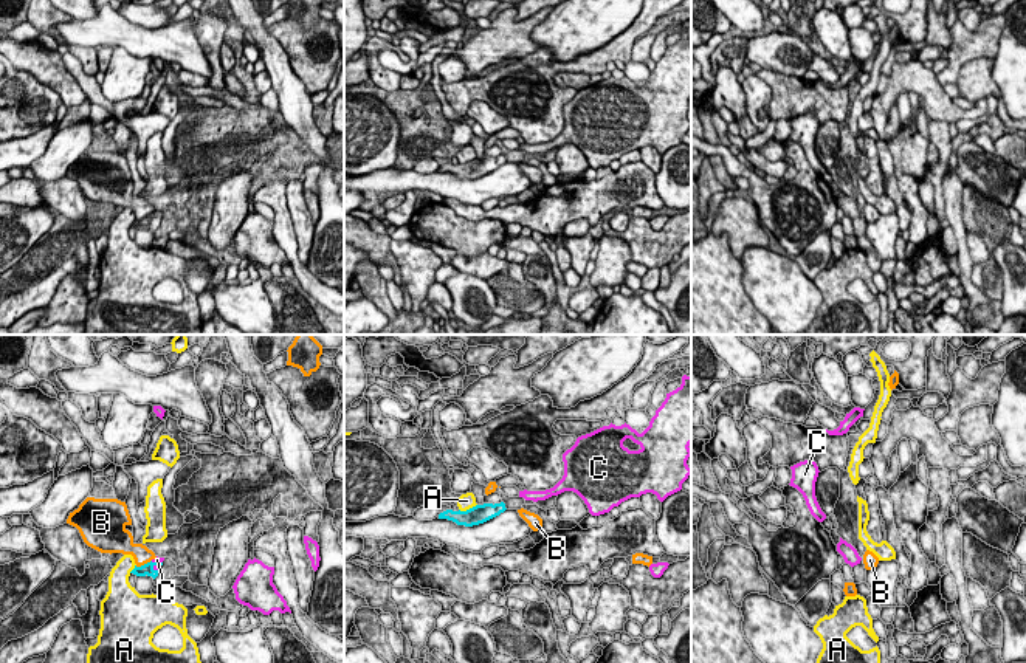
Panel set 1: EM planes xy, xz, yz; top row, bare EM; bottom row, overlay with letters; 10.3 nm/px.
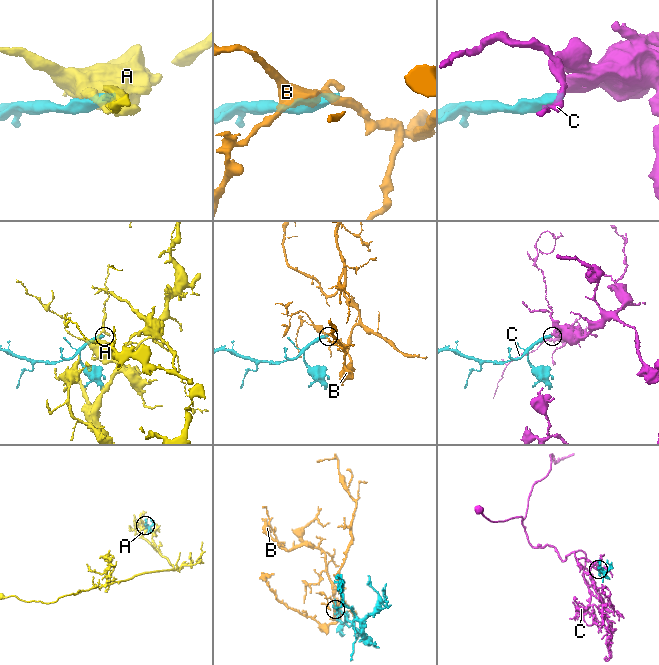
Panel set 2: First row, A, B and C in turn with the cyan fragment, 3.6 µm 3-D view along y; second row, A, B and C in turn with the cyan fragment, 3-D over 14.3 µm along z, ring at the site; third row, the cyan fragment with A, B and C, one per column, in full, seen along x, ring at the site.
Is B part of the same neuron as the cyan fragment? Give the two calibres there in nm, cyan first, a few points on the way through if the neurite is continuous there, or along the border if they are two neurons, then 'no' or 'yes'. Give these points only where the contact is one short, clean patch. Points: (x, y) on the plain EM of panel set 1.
130/190 nm | along xy (151, 212), (135, 219) | no

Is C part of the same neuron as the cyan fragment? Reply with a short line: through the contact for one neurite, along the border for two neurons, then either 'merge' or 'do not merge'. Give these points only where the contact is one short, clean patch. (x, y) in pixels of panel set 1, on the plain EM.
xy (148, 222), (157, 216), (157, 212) | merge

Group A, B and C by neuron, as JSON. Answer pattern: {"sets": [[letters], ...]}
{"sets": [["A"], ["B"], ["C"]]}

